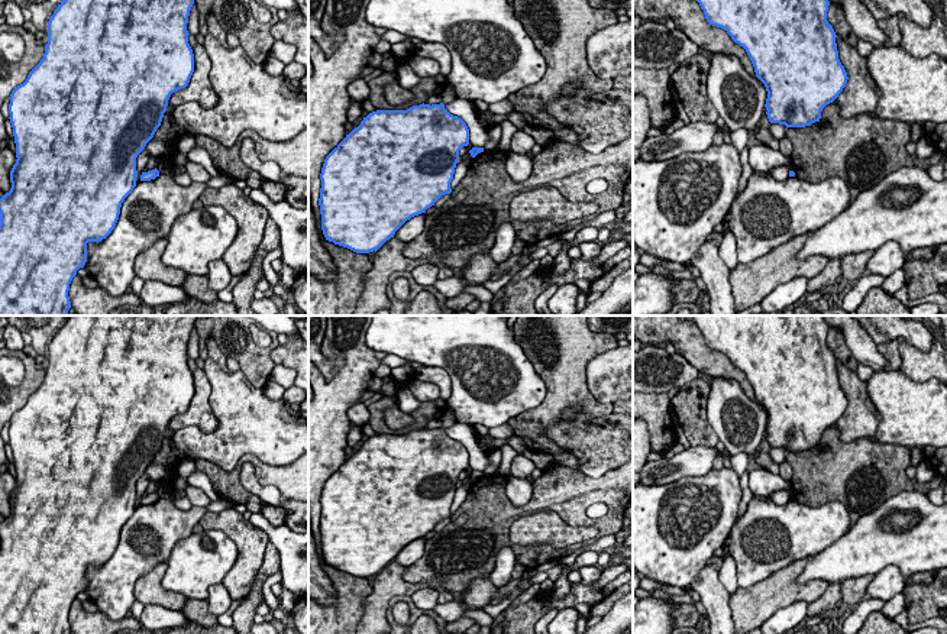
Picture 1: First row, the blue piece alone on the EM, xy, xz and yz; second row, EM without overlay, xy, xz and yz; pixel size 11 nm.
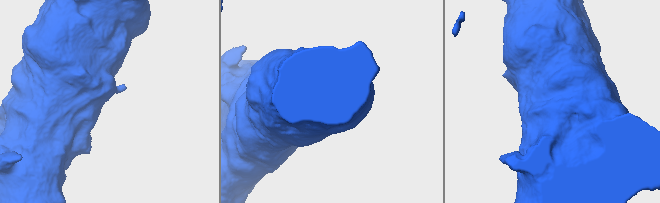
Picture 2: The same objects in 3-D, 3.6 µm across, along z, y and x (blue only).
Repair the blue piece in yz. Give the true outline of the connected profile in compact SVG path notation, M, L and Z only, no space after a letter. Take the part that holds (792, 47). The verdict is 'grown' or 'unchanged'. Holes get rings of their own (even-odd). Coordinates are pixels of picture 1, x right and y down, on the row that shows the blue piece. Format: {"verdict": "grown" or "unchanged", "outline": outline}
{"verdict": "unchanged", "outline": "M696 0L710 25L724 29L743 46L756 77L767 91L766 114L770 123L805 127L820 122L822 109L847 84L838 59L836 32L827 20L828 0Z"}

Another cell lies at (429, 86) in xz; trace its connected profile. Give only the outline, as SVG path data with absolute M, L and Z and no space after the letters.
M381 71L371 81L369 87L369 100L372 101L376 110L407 110L413 106L420 106L427 101L432 96L442 94L447 87L447 78L443 74L434 77L420 78L420 83L410 88L413 98L403 106L392 106L385 98L384 87L392 81L398 81L398 72L395 71Z

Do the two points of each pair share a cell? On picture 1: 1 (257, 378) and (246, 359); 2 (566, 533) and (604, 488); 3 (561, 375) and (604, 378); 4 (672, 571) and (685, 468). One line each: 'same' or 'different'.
1: same
2: different
3: different
4: different

